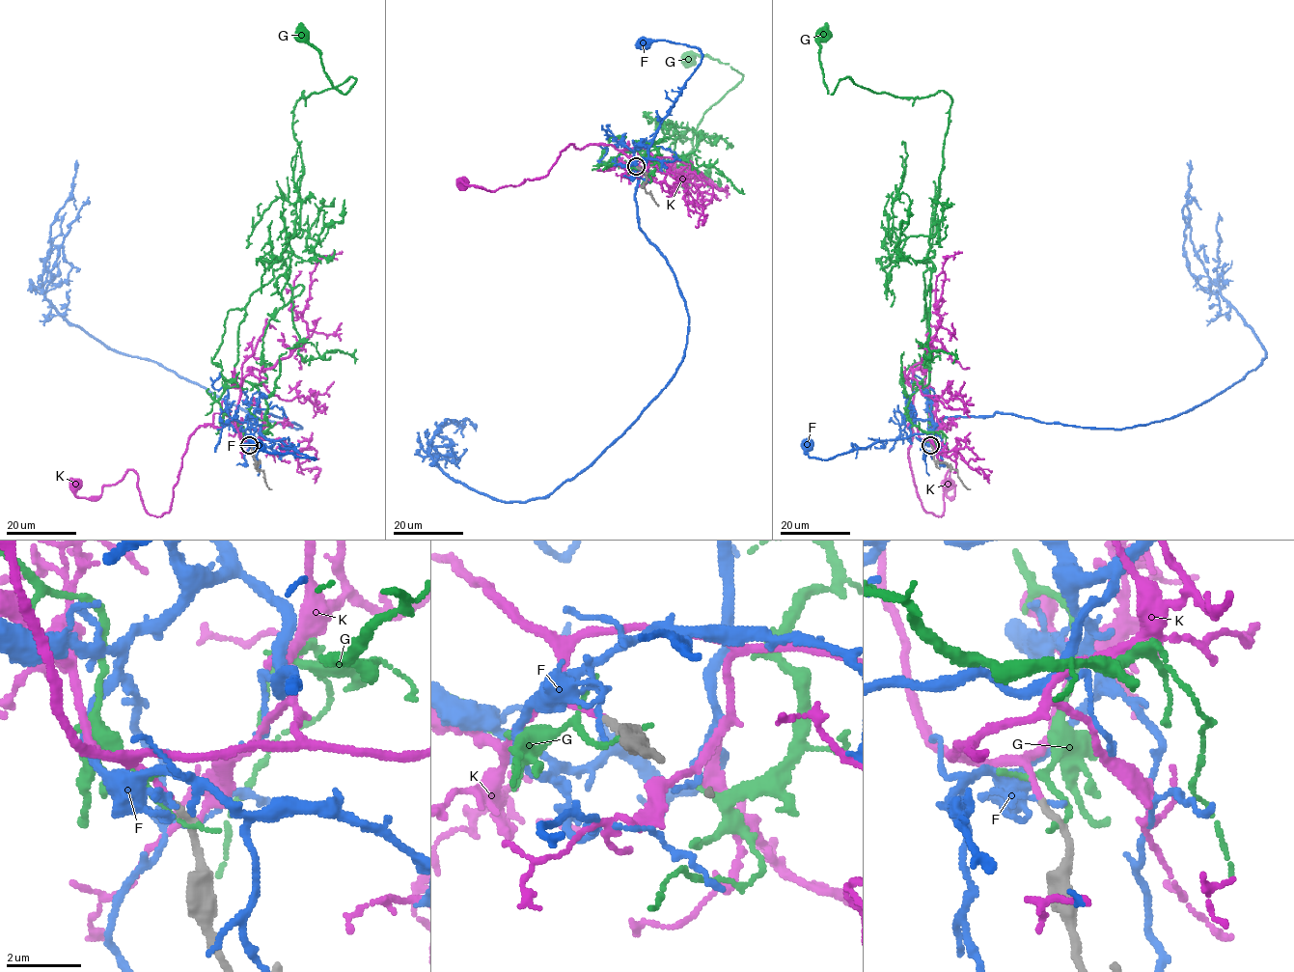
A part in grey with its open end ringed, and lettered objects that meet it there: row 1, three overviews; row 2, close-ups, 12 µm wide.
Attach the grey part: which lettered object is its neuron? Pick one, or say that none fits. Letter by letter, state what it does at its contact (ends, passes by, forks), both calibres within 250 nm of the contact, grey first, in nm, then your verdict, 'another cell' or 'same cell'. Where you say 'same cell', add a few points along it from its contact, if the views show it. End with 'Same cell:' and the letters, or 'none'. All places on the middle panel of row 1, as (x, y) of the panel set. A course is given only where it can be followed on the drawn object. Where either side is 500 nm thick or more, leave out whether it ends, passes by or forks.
F: it forks | 200/80 nm | another cell
G: it ends | 240/120 nm | another cell
K: it ends | 200/150 nm | same cell | via (637, 166), (610, 145), (577, 149), (571, 144), (560, 152), (544, 177), (491, 191), (464, 182)
Same cell: K

